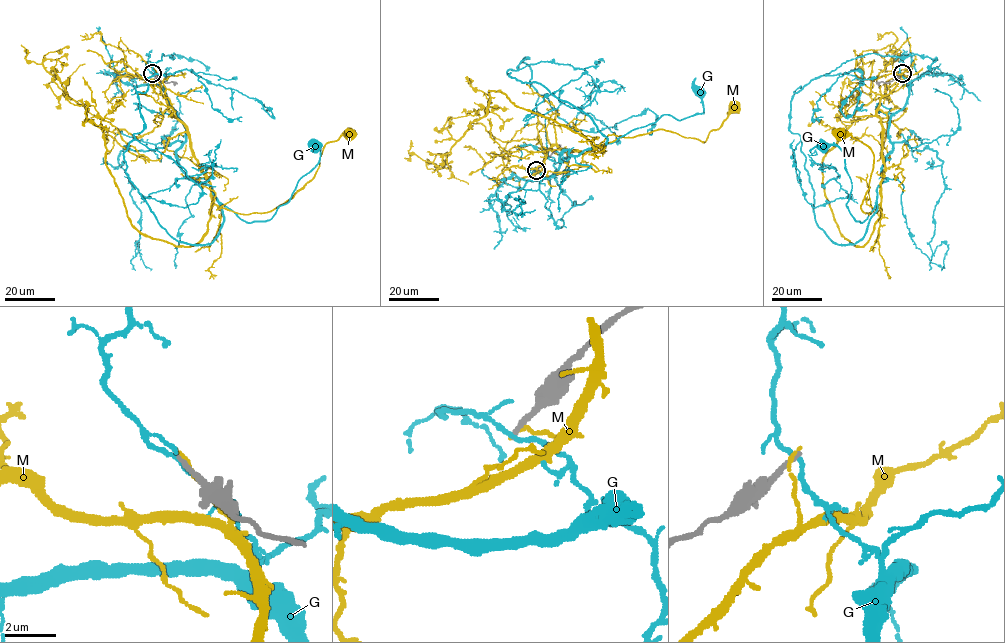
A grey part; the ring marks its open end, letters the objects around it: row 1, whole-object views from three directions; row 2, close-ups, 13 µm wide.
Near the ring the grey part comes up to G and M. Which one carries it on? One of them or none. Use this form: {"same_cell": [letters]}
{"same_cell": []}

